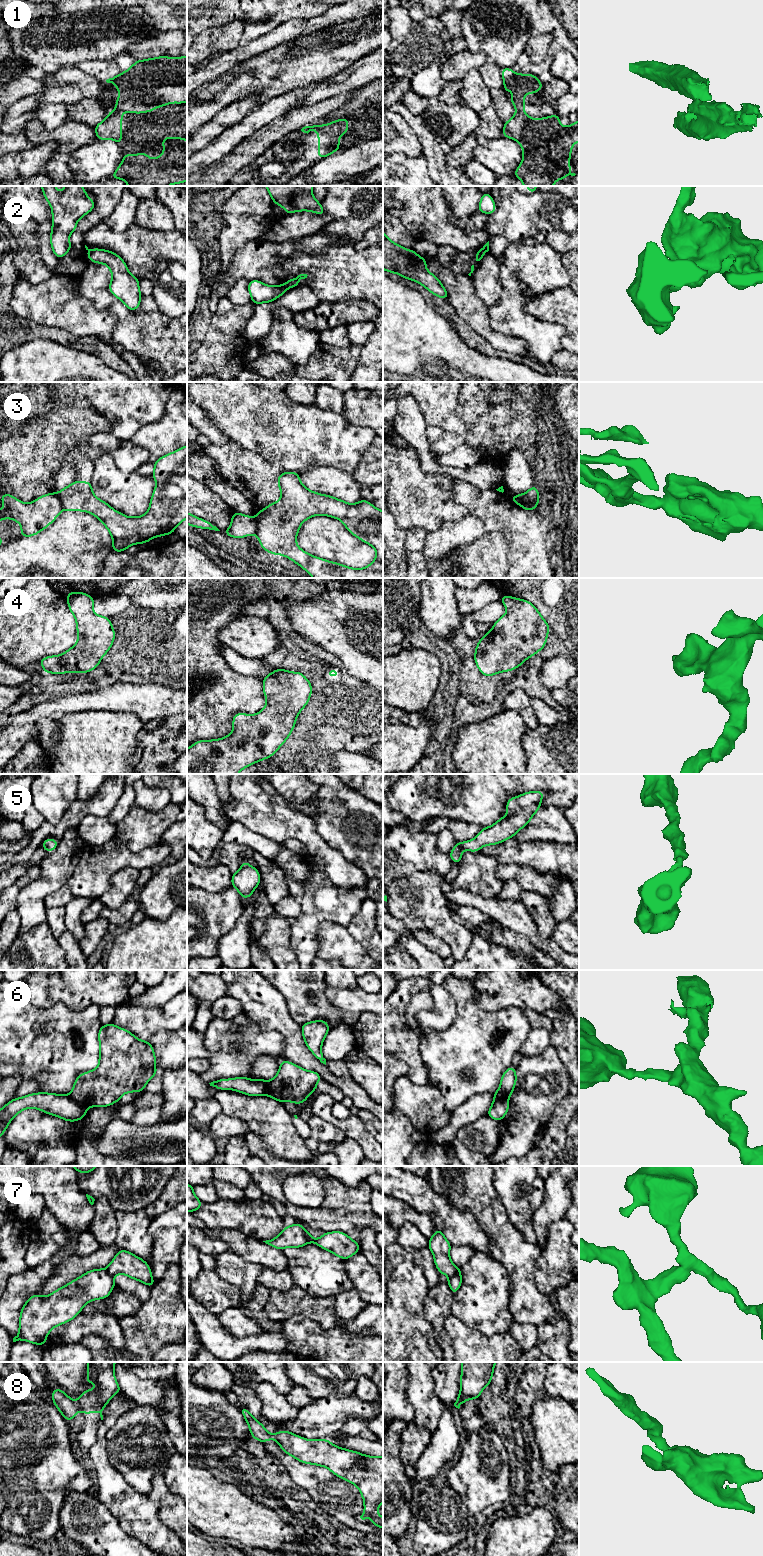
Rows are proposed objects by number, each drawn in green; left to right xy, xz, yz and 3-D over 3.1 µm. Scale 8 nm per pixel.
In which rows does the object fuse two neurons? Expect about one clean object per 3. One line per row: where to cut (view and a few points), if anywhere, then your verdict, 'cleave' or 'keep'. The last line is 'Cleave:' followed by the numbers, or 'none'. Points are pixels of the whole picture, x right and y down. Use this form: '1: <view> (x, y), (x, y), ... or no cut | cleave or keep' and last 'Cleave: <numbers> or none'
1: xy (115, 110), (122, 111) | cleave
2: xz (284, 284), (288, 287) | cleave
3: xy (56, 494), (63, 508) | cleave
4: no cut | keep
5: no cut | keep
6: xy (69, 1094), (76, 1101), (87, 1107) | cleave
7: xz (304, 1230), (310, 1241) | cleave
8: xy (77, 1401), (79, 1407) | cleave
Cleave: 1, 2, 3, 6, 7, 8

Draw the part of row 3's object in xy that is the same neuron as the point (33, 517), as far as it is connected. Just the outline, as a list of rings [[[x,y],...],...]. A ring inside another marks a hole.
[[[54,492],[45,494],[31,503],[23,503],[11,494],[1,494],[1,503],[7,506],[6,509],[0,508],[0,520],[7,518],[19,522],[21,525],[21,537],[35,536],[43,529],[47,528],[61,513],[62,503],[58,495]]]

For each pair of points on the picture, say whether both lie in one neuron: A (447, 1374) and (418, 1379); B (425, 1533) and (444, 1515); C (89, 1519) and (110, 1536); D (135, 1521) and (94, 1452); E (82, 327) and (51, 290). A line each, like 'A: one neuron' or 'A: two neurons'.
A: two neurons
B: one neuron
C: one neuron
D: one neuron
E: one neuron

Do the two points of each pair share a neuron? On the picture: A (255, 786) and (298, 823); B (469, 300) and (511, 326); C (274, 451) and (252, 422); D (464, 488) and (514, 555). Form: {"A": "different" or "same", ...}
{"A": "same", "B": "different", "C": "same", "D": "same"}

